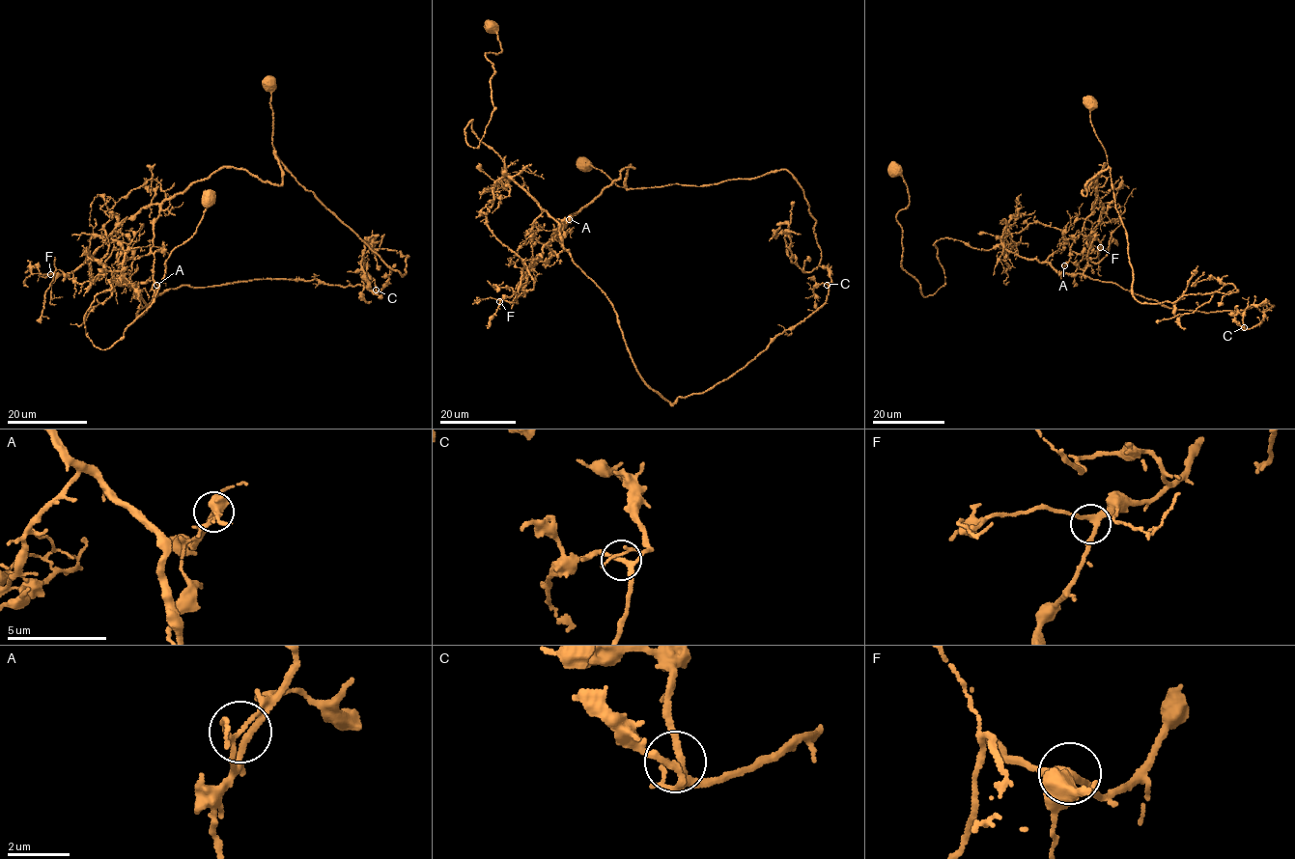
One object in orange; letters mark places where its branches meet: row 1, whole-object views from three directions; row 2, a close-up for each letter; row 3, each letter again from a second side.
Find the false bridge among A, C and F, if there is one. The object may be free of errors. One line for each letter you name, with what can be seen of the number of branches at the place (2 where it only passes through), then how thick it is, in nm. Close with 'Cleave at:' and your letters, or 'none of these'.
A: 3 branches meet; 120 nm thick
Cleave at: A

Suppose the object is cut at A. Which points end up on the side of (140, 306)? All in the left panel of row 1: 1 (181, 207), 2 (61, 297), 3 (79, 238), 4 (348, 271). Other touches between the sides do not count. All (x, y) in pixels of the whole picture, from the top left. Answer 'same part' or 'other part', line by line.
1: other part
2: other part
3: other part
4: other part

